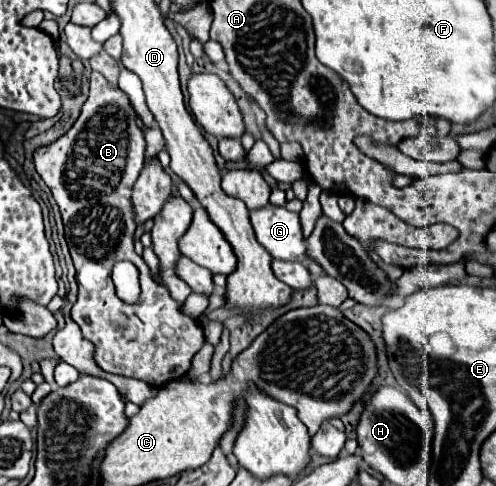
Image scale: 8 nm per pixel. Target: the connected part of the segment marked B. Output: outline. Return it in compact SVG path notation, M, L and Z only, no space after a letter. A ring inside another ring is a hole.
M92 78L92 88L78 120L56 142L38 148L34 152L34 164L40 178L52 190L52 196L62 212L66 242L70 246L70 254L76 266L76 280L80 286L78 300L72 306L72 318L80 326L84 338L88 338L94 344L94 362L104 372L126 378L138 378L152 386L162 386L170 380L184 376L190 370L194 354L204 344L204 334L200 322L178 310L178 302L172 300L172 296L162 284L156 284L152 280L148 266L134 252L132 236L136 224L132 222L132 208L128 204L128 196L132 194L132 186L138 180L140 170L144 168L144 150L144 132L136 124L136 112L128 96L116 86L112 86L108 80ZM118 260L130 260L140 270L142 300L136 306L128 306L120 298L116 298L110 272Z

